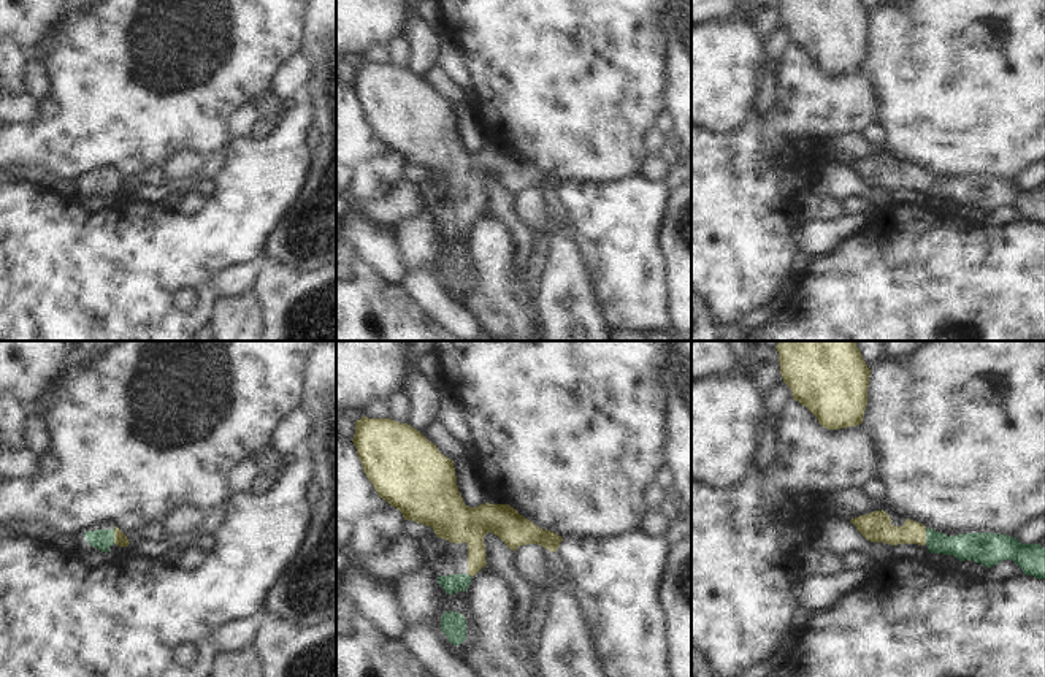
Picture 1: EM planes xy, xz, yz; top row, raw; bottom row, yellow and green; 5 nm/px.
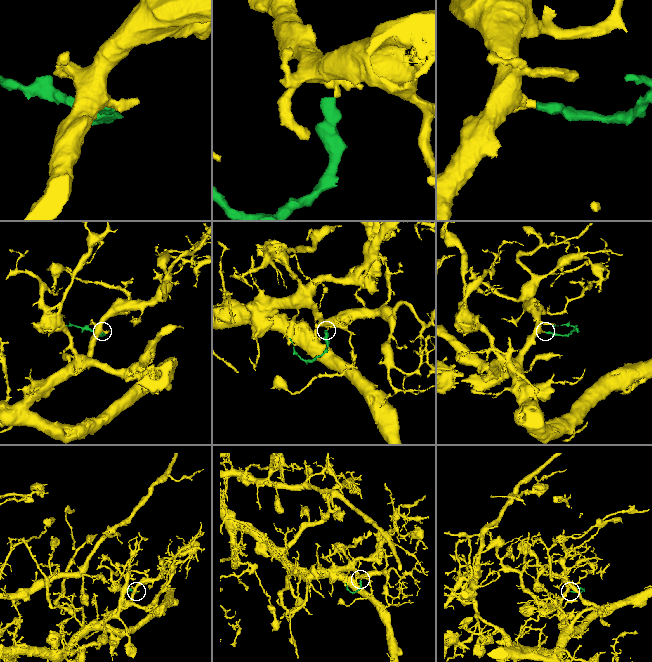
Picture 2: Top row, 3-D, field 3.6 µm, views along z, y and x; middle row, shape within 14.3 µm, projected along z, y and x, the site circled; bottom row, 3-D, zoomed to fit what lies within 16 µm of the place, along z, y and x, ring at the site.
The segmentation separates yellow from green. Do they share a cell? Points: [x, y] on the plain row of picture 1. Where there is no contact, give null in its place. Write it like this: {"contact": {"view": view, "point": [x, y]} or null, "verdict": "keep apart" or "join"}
{"contact": {"view": "xy", "point": [114, 181]}, "verdict": "join"}

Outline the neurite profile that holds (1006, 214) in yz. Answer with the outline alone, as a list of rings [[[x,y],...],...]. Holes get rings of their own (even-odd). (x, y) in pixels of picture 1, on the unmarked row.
[[[1002,205],[999,209],[988,212],[986,227],[1005,227],[1023,220],[1023,214],[1012,205]]]

